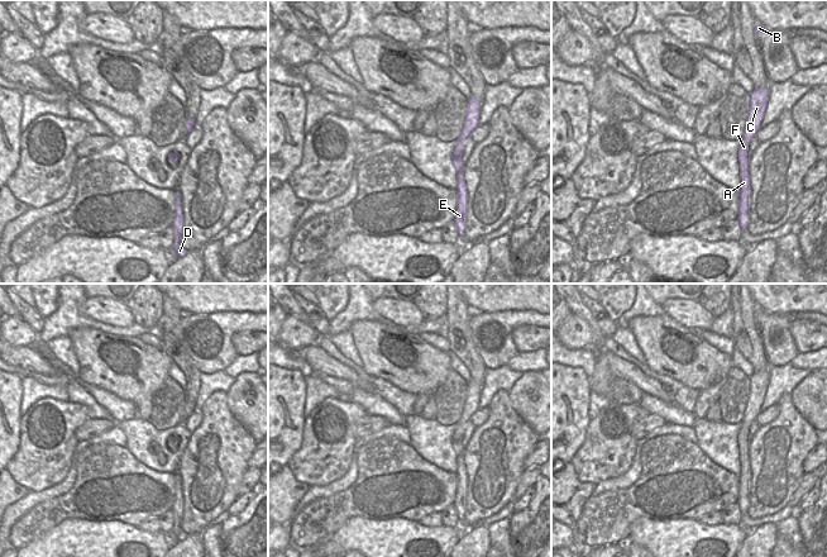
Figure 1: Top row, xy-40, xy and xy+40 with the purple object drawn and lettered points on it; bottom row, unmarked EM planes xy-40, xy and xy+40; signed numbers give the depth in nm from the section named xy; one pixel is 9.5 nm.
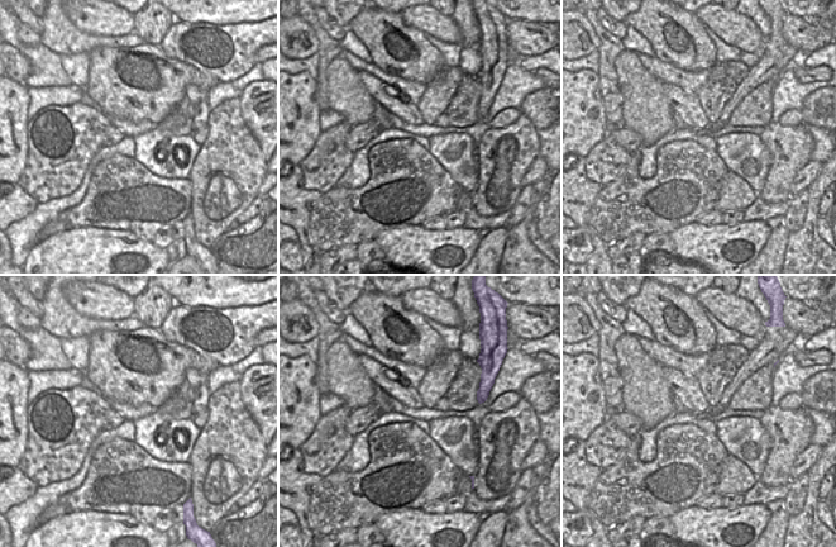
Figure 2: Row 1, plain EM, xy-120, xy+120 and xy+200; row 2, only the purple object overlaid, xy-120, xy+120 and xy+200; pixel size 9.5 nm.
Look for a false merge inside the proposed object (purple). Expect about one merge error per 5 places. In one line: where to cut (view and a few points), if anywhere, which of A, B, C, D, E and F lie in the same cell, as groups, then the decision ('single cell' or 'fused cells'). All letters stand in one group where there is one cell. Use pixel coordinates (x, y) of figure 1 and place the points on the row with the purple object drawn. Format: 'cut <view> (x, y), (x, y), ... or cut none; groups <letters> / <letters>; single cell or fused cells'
cut none; groups A B C D E F; single cell

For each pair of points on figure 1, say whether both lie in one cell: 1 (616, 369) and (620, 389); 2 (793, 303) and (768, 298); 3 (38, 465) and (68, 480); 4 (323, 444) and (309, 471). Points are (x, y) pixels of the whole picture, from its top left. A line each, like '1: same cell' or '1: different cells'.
1: different cells
2: same cell
3: different cells
4: same cell

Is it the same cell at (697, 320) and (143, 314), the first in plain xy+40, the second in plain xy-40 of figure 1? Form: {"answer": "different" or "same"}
{"answer": "different"}

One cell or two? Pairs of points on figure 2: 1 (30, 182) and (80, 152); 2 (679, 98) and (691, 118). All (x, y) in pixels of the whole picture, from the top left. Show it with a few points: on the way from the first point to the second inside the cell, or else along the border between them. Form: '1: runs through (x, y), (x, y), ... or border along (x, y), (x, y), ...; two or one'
1: runs through (43, 175), (58, 162), (67, 161); one
2: runs through (683, 103), (691, 113); one

